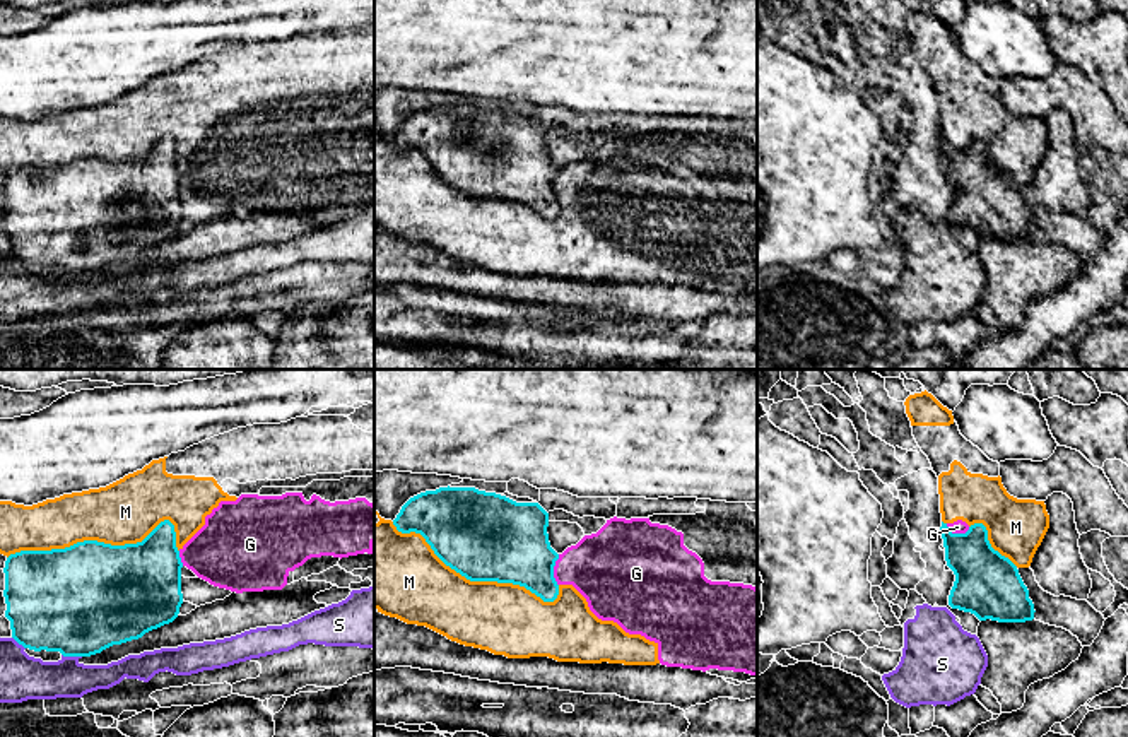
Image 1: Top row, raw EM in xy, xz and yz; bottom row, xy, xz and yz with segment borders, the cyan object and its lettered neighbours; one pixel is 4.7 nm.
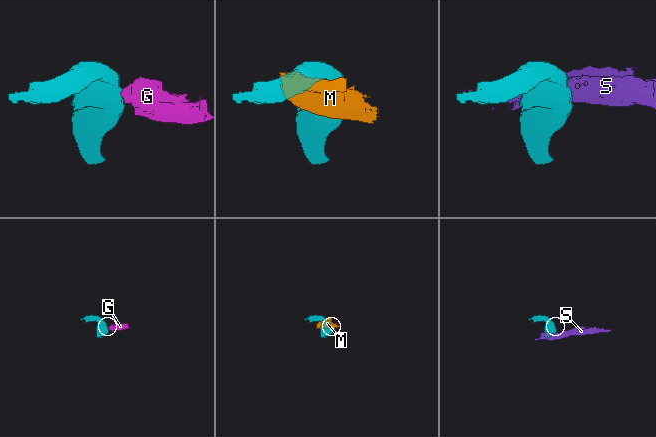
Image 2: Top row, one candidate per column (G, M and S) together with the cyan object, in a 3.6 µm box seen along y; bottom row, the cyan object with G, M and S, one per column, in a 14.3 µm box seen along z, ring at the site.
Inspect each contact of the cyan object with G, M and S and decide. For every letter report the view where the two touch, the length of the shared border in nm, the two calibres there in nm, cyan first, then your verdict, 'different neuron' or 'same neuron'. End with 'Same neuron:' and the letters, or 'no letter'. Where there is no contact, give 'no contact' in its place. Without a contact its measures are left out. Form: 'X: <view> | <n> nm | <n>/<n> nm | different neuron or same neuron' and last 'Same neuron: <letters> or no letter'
G: xz | 150 nm | 380/340 nm | different neuron
M: xy | 800 nm | 500/300 nm | different neuron
S: xy | 100 nm | 500/220 nm | different neuron
Same neuron: no letter

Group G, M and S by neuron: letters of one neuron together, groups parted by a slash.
G M / S

